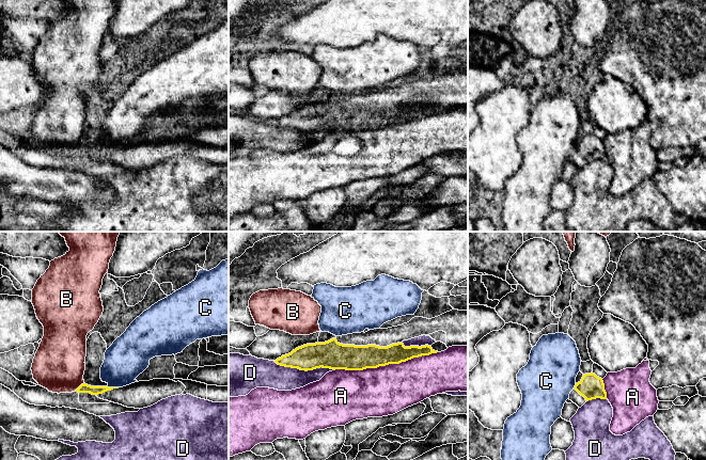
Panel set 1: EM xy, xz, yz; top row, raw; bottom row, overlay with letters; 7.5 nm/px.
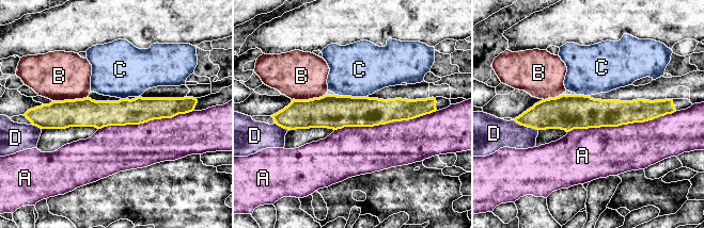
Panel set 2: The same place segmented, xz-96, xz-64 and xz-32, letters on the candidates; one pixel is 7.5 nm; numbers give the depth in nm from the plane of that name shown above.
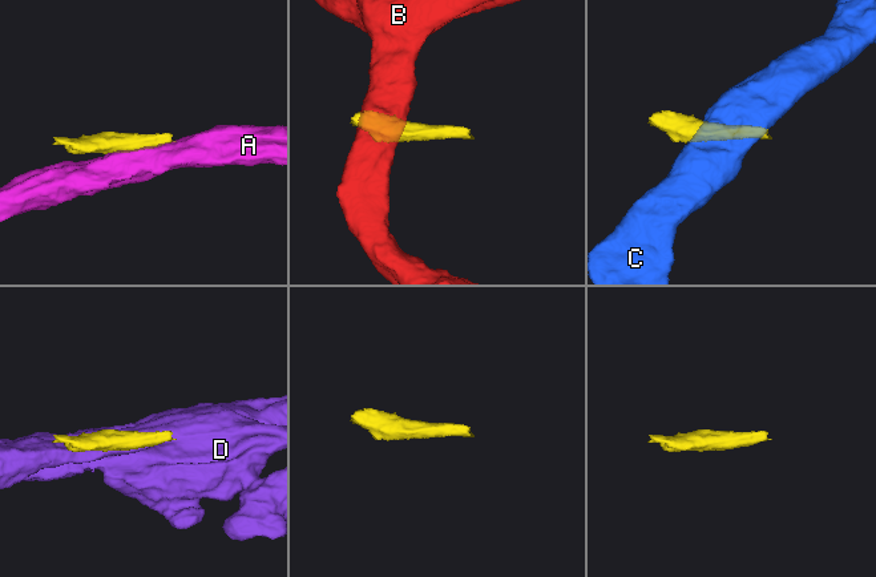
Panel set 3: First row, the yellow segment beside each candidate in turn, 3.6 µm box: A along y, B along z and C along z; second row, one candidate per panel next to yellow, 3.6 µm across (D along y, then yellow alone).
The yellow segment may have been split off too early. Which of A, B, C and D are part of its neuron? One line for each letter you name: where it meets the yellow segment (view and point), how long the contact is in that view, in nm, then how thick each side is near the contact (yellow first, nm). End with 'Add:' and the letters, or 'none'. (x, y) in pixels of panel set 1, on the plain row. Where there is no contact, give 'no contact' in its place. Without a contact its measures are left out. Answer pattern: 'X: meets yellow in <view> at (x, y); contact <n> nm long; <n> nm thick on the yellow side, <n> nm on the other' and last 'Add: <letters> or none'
Add: none

